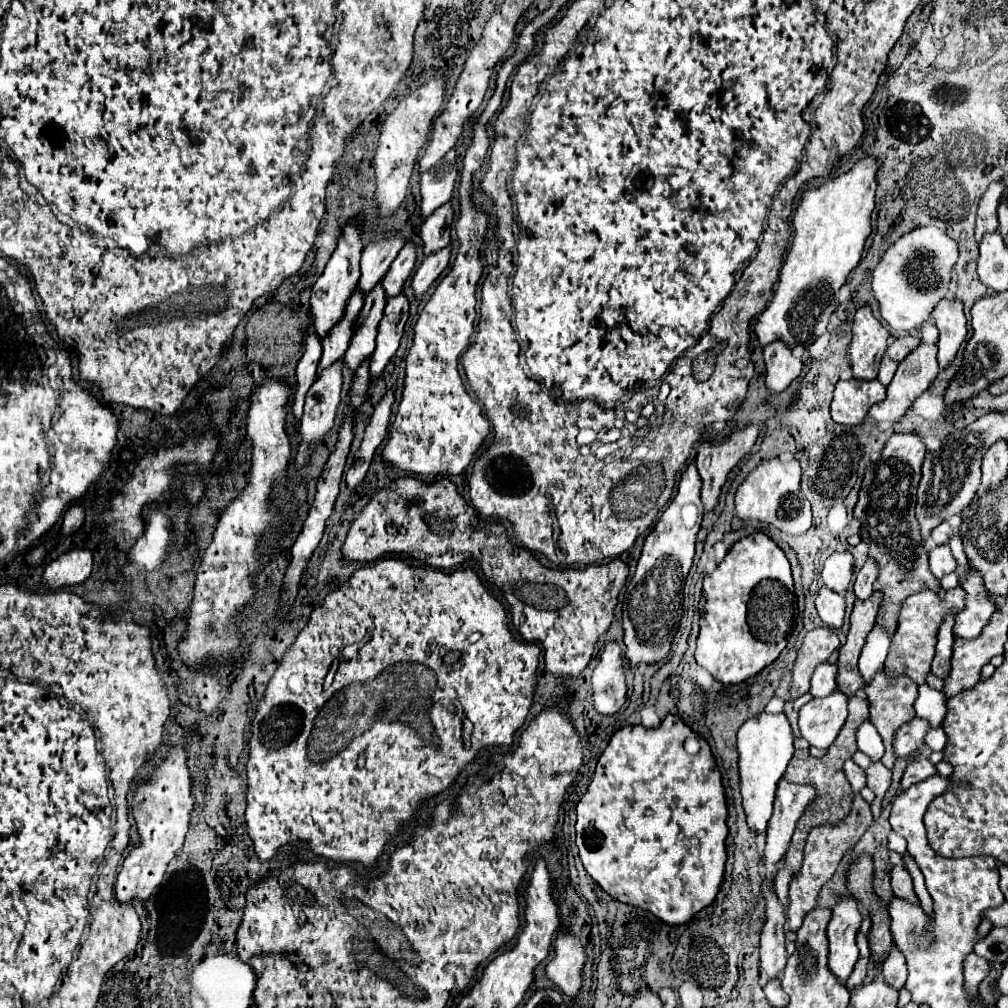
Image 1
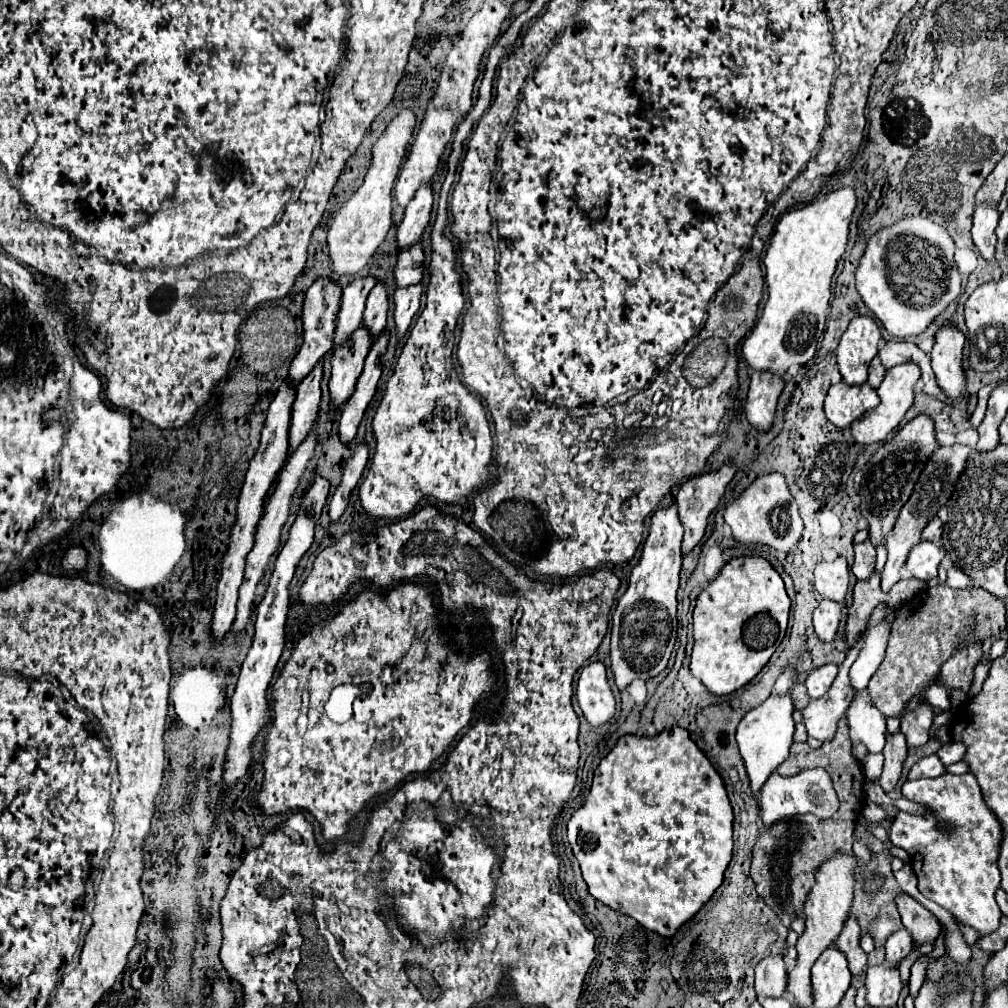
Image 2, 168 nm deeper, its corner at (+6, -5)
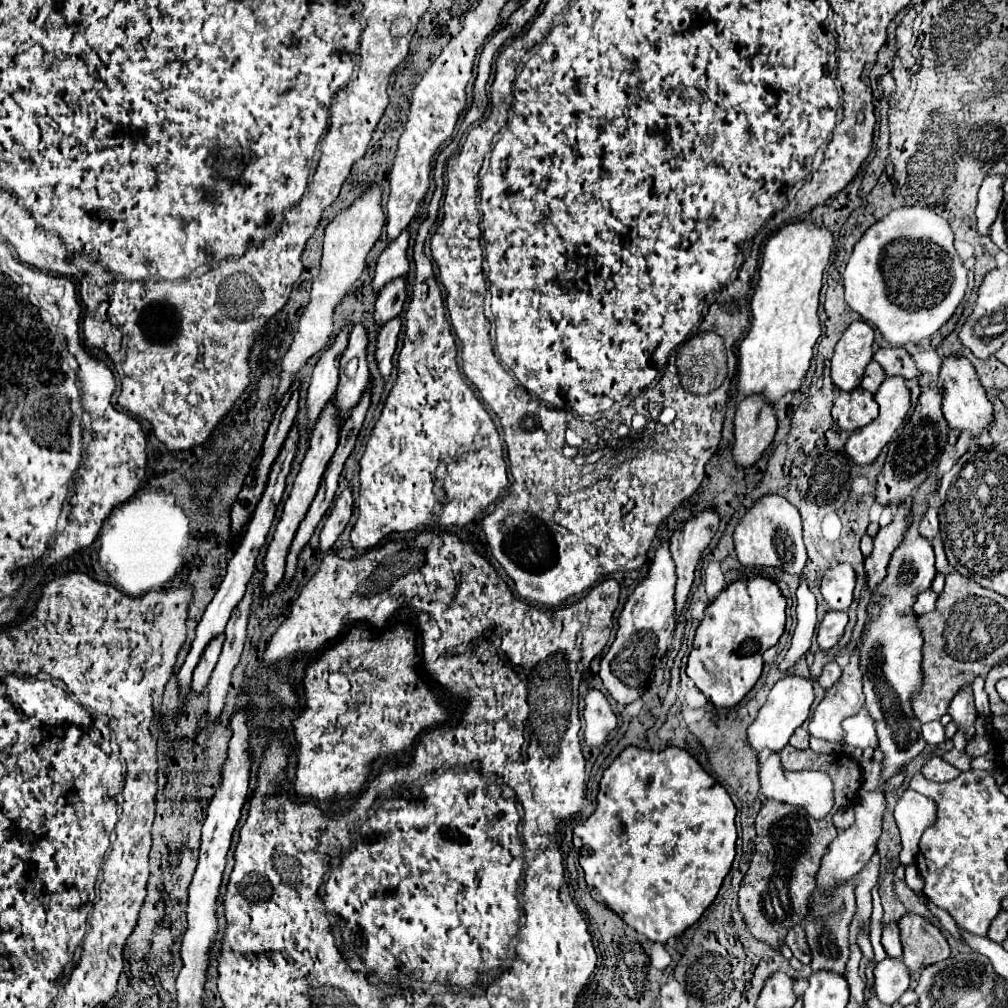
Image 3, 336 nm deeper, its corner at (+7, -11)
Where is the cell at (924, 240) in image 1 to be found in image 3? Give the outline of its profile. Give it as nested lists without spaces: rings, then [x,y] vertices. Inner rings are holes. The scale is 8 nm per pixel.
[[[899,207],[869,227],[857,241],[843,271],[843,287],[847,305],[859,313],[863,321],[877,327],[889,345],[903,347],[905,343],[933,335],[949,321],[965,297],[967,269],[953,247],[953,231],[947,219],[931,207]]]

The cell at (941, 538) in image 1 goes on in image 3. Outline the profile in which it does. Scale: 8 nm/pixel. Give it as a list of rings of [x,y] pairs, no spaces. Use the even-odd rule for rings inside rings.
[[[931,505],[927,509],[927,513],[923,515],[923,519],[917,525],[917,531],[927,539],[933,539],[939,535],[939,519],[937,519],[937,507],[935,505]]]

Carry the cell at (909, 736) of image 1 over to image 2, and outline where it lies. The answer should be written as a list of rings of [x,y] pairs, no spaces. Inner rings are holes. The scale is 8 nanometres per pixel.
[[[936,585],[932,589],[922,589],[896,609],[886,657],[870,679],[868,695],[882,713],[888,711],[894,717],[902,717],[900,731],[906,737],[908,749],[920,747],[930,739],[928,733],[934,719],[930,707],[918,707],[916,711],[904,713],[908,699],[938,675],[940,661],[952,653],[952,645],[956,645],[960,637],[976,637],[984,641],[988,635],[998,635],[1000,631],[1006,631],[1004,603],[980,587],[974,591],[956,591],[948,585]]]

